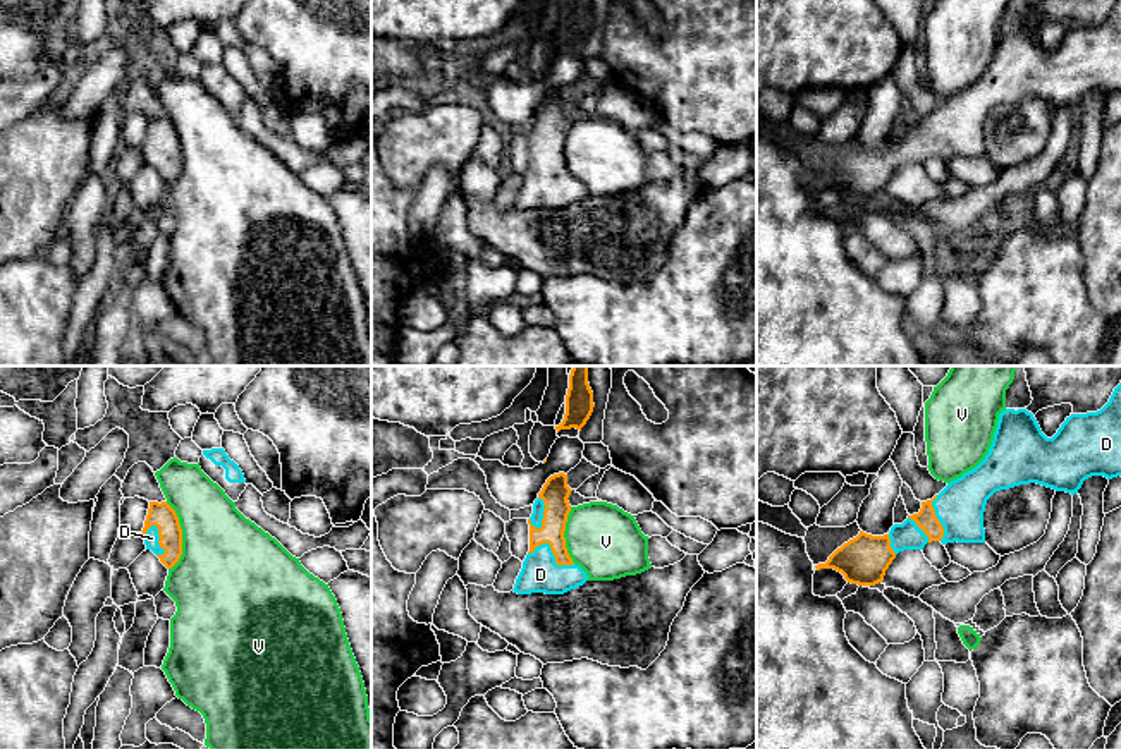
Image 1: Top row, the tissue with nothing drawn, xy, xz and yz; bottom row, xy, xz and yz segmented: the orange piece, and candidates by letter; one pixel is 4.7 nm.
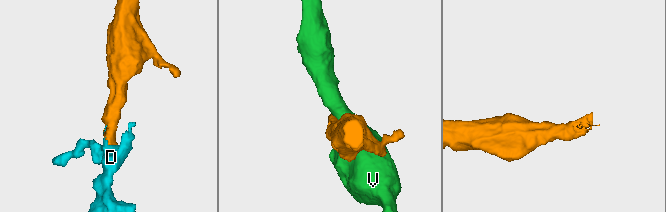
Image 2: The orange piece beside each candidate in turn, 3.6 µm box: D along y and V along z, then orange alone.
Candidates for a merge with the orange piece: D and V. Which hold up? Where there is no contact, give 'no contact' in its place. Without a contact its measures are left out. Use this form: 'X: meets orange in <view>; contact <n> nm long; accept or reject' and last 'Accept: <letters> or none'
D: meets orange in xz; contact 220 nm long; accept
V: meets orange in xy; contact 320 nm long; reject
Accept: D

